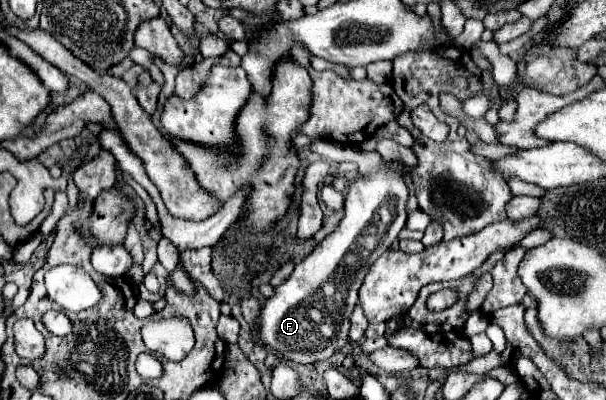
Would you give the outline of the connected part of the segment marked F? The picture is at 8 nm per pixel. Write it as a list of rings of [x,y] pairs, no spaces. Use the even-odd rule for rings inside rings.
[[[379,166],[369,176],[359,176],[355,182],[351,182],[347,196],[345,196],[345,216],[343,216],[343,220],[339,222],[339,226],[329,236],[325,236],[315,246],[315,250],[309,256],[305,256],[301,262],[295,264],[293,274],[281,286],[275,288],[271,298],[267,298],[265,306],[259,310],[257,326],[251,334],[251,340],[257,346],[273,348],[285,360],[299,362],[299,364],[315,364],[315,362],[329,360],[341,348],[349,346],[349,328],[351,328],[349,316],[351,316],[351,312],[357,304],[357,292],[363,284],[363,278],[365,278],[369,266],[385,250],[389,250],[389,246],[397,240],[399,232],[405,228],[407,198],[403,198],[403,196],[409,196],[409,188],[405,184],[405,172],[403,170]],[[381,204],[383,204],[383,210],[395,212],[395,218],[391,220],[391,224],[381,222],[381,216],[379,216]]]

